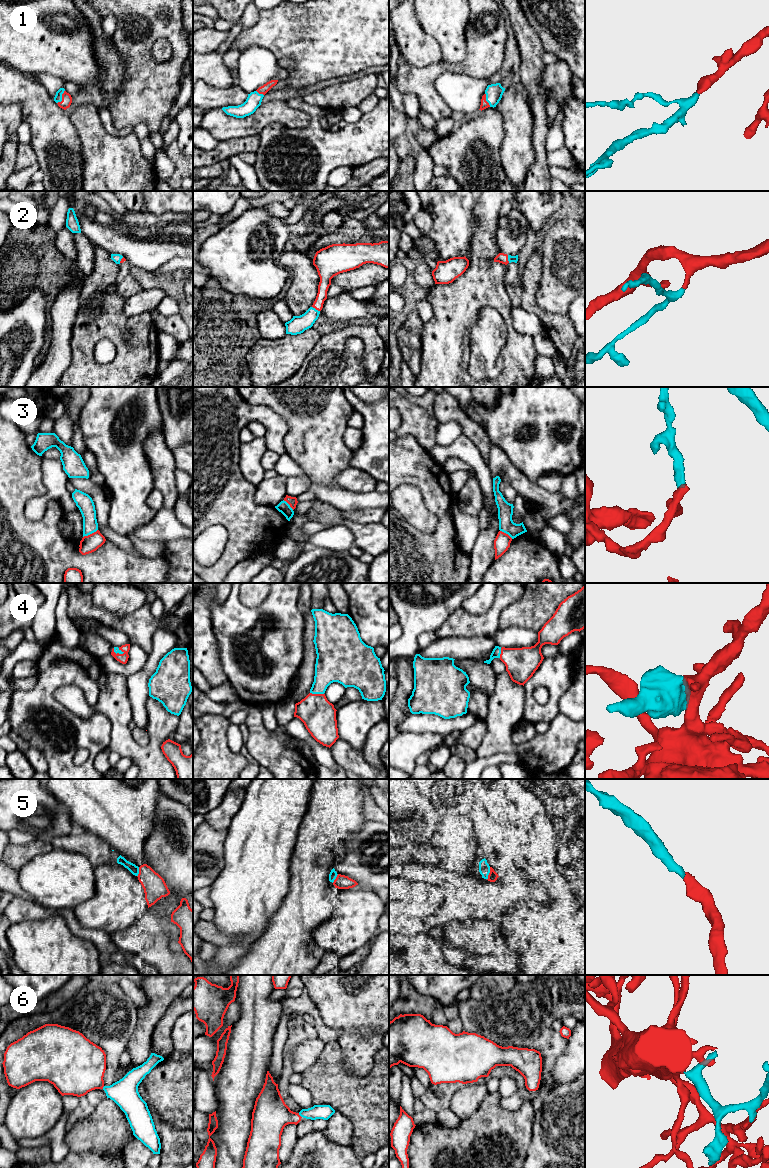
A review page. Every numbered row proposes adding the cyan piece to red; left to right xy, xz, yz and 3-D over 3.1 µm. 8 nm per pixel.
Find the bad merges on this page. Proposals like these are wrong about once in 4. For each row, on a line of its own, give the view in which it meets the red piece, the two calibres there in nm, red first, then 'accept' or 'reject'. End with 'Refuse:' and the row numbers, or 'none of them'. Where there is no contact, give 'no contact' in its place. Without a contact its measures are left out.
1: meets red in xy; 80 nm thick on the red side, 60 nm on the other; accept
2: meets red in xz; 100 nm thick on the red side, 140 nm on the other; accept
3: meets red in xy; 140 nm thick on the red side, 130 nm on the other; reject
4: meets red in xz; 280 nm thick on the red side, 240 nm on the other; accept
5: meets red in yz; 80 nm thick on the red side, 90 nm on the other; accept
6: meets red in xz; 300 nm thick on the red side, 120 nm on the other; accept
Refuse: 3

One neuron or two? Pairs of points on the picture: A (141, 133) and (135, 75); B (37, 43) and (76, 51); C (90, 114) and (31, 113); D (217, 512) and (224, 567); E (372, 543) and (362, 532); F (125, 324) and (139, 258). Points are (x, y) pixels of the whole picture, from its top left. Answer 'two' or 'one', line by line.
A: two
B: one
C: two
D: one
E: one
F: two

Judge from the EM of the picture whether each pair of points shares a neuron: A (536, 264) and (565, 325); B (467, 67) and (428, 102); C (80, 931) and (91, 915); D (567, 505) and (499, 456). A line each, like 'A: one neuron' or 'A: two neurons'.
A: one neuron
B: one neuron
C: two neurons
D: one neuron

